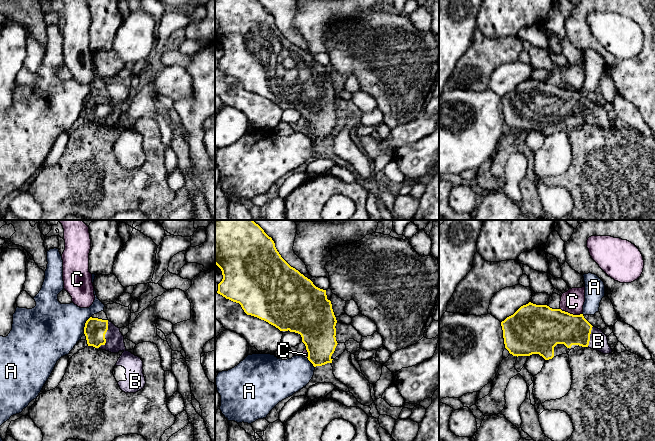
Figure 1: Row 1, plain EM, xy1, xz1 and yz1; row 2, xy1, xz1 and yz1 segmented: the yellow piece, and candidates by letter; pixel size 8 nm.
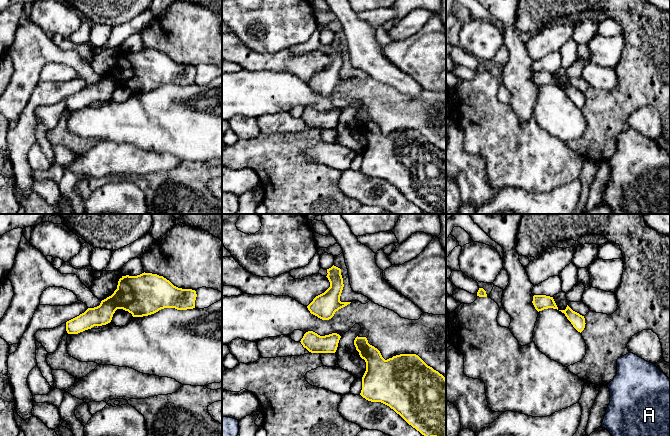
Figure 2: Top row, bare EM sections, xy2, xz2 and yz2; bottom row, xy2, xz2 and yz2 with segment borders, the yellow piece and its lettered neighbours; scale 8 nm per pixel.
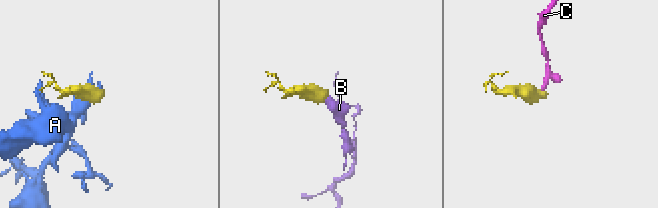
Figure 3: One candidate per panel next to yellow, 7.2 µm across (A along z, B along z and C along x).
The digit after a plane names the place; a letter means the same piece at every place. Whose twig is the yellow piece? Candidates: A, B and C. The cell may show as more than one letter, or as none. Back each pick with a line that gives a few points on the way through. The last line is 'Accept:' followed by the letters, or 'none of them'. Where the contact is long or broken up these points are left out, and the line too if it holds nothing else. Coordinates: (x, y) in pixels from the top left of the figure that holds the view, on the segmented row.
B: across xy1 (95, 329), (104, 335), (114, 343)
Accept: B

